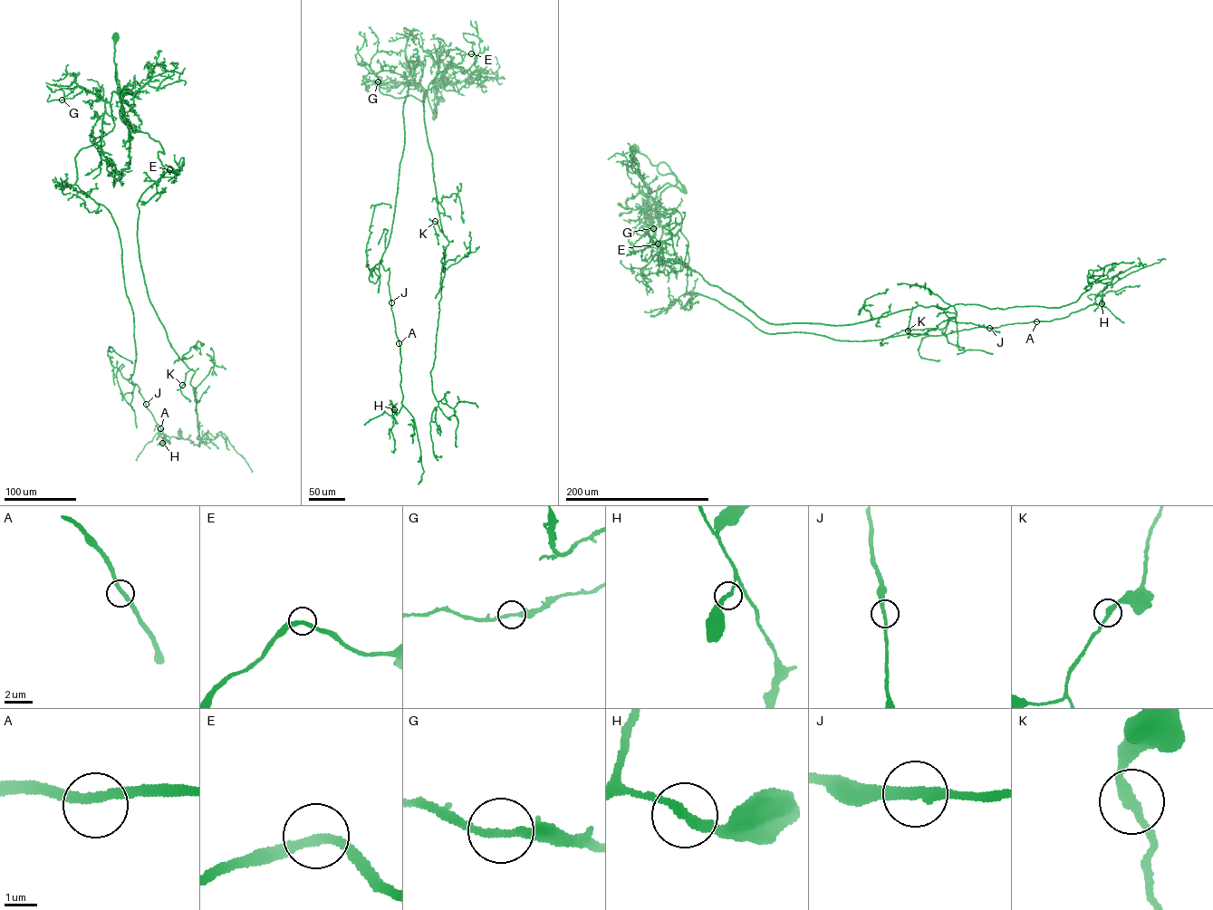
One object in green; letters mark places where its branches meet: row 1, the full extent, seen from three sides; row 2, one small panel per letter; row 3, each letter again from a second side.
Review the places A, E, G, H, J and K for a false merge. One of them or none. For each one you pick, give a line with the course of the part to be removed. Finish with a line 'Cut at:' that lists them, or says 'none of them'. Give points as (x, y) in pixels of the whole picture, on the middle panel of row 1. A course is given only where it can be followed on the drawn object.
Cut at: none of them

